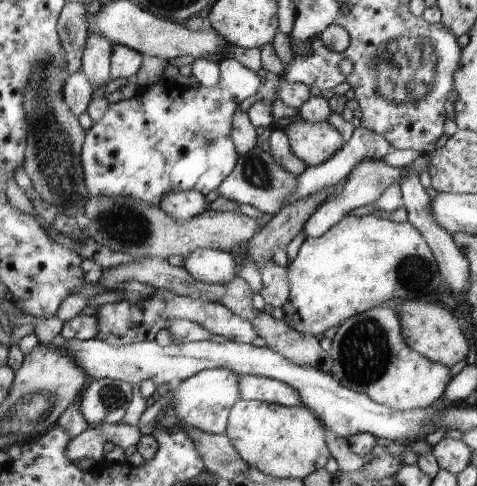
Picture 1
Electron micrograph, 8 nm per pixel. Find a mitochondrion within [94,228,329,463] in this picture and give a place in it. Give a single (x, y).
(111, 397)

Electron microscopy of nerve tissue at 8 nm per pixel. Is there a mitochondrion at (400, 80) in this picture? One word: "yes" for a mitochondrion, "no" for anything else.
yes

